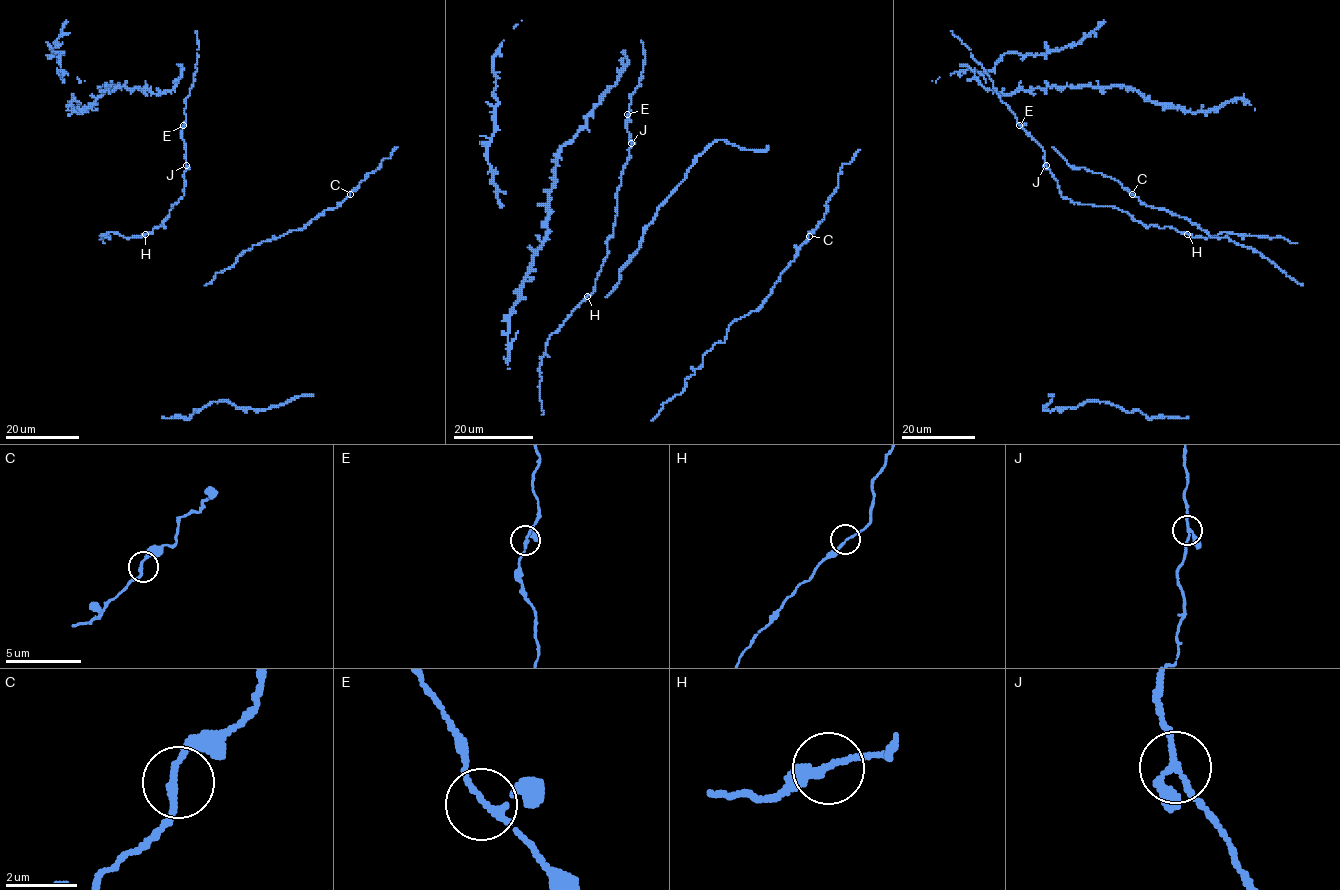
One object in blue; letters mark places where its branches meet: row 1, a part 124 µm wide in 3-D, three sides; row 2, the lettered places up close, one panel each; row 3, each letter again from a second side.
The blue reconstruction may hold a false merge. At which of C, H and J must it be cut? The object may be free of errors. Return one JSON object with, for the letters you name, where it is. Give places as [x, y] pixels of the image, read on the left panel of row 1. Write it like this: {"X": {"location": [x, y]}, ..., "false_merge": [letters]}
{"false_merge": []}

